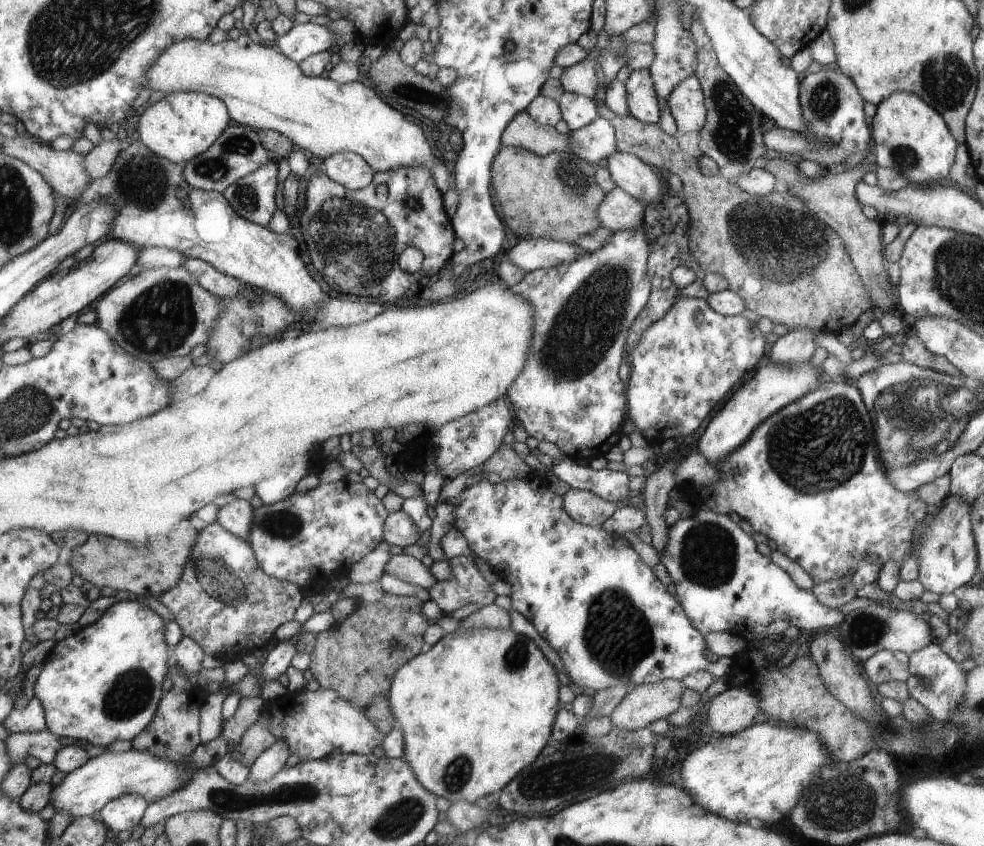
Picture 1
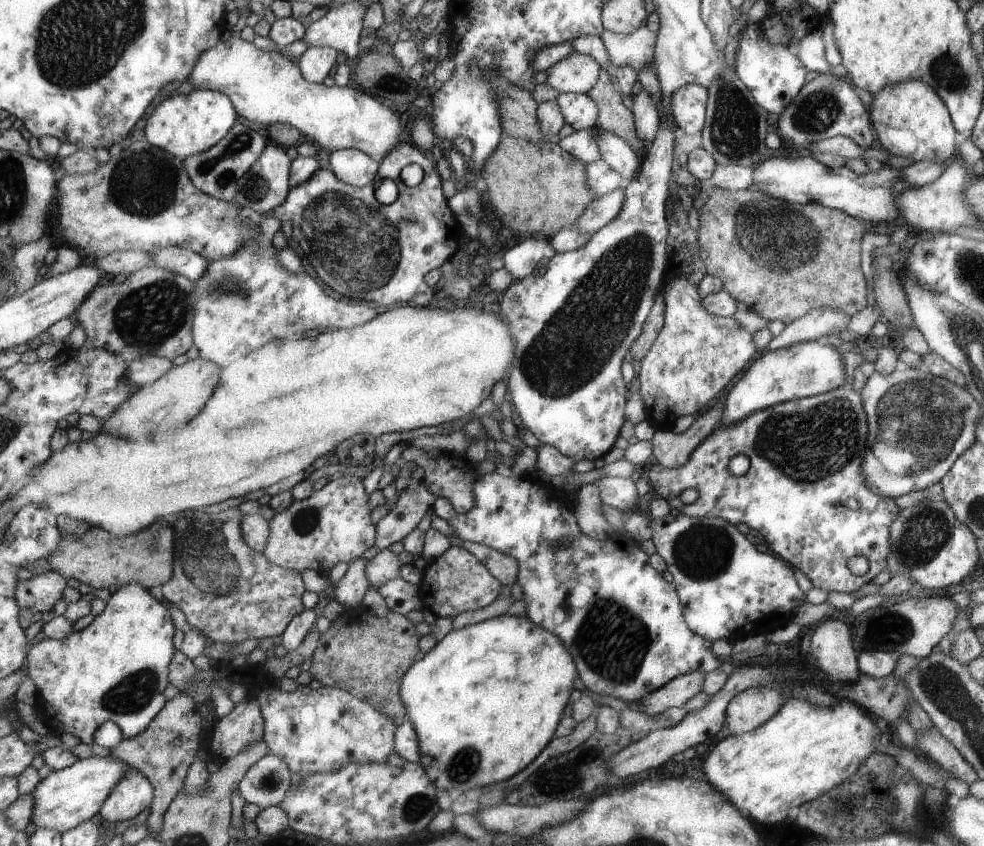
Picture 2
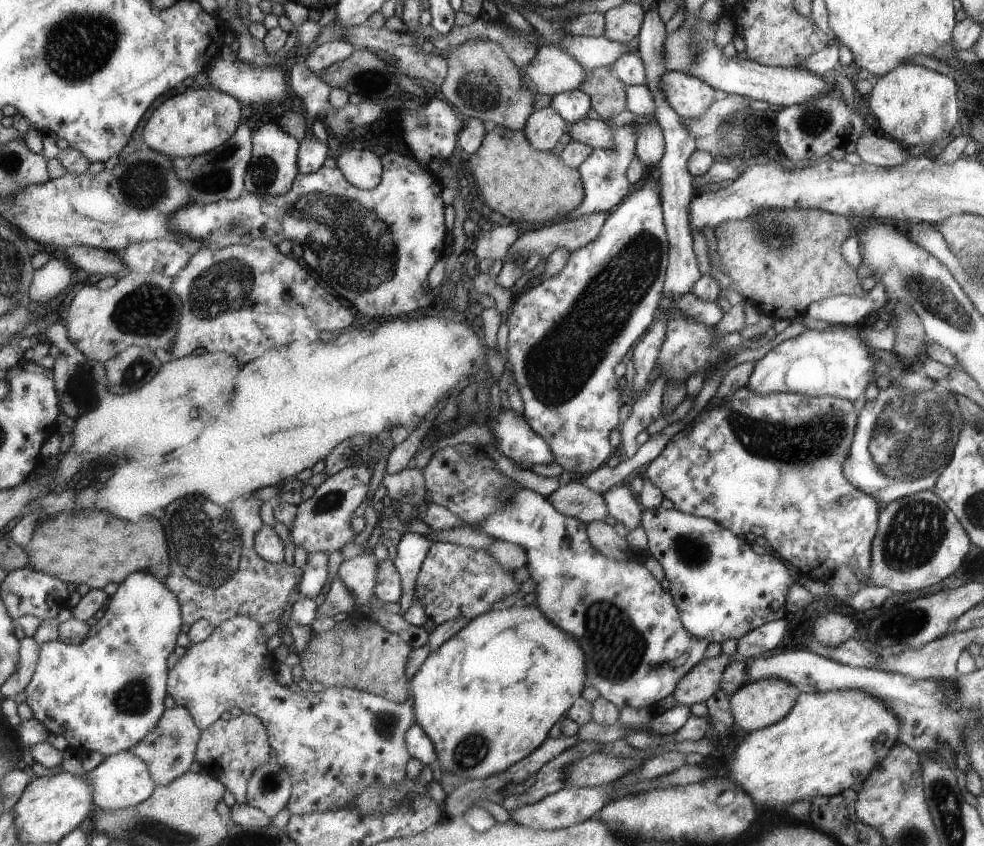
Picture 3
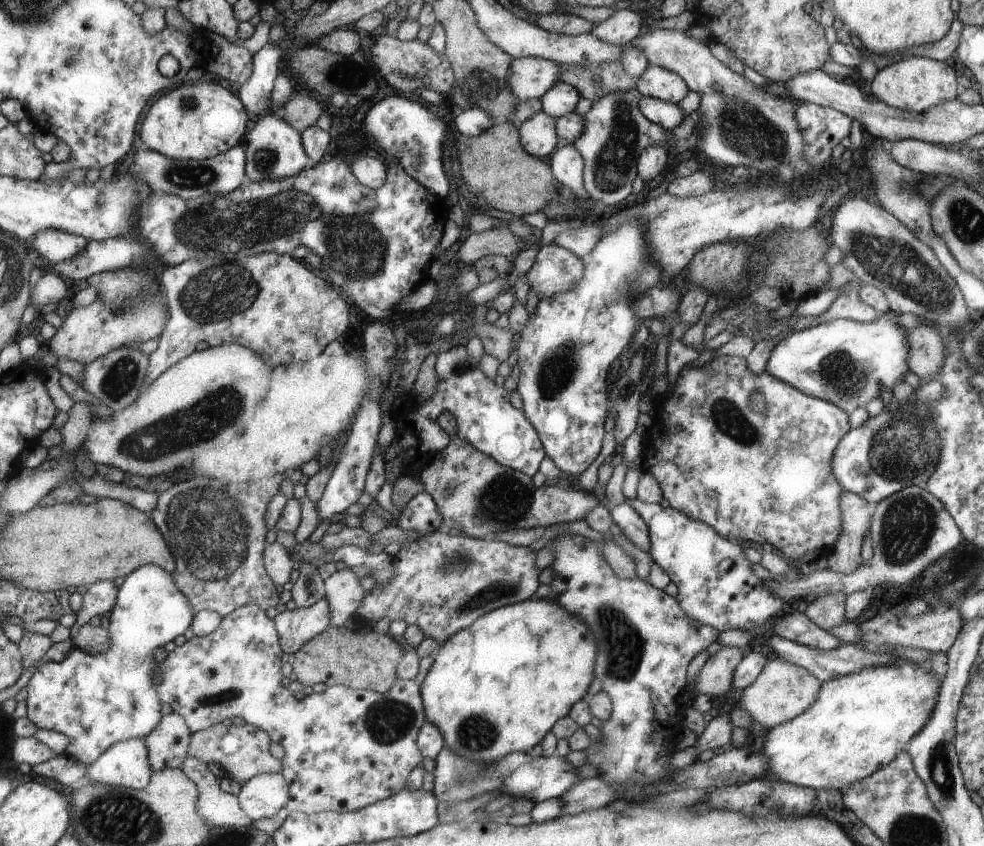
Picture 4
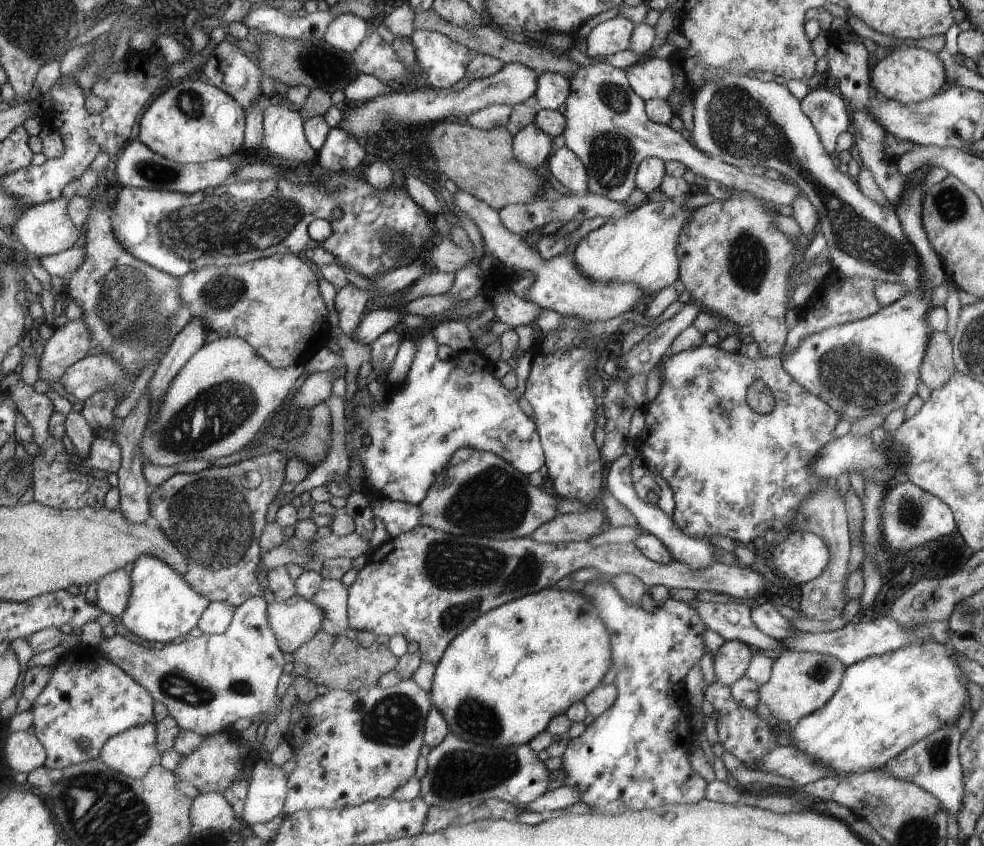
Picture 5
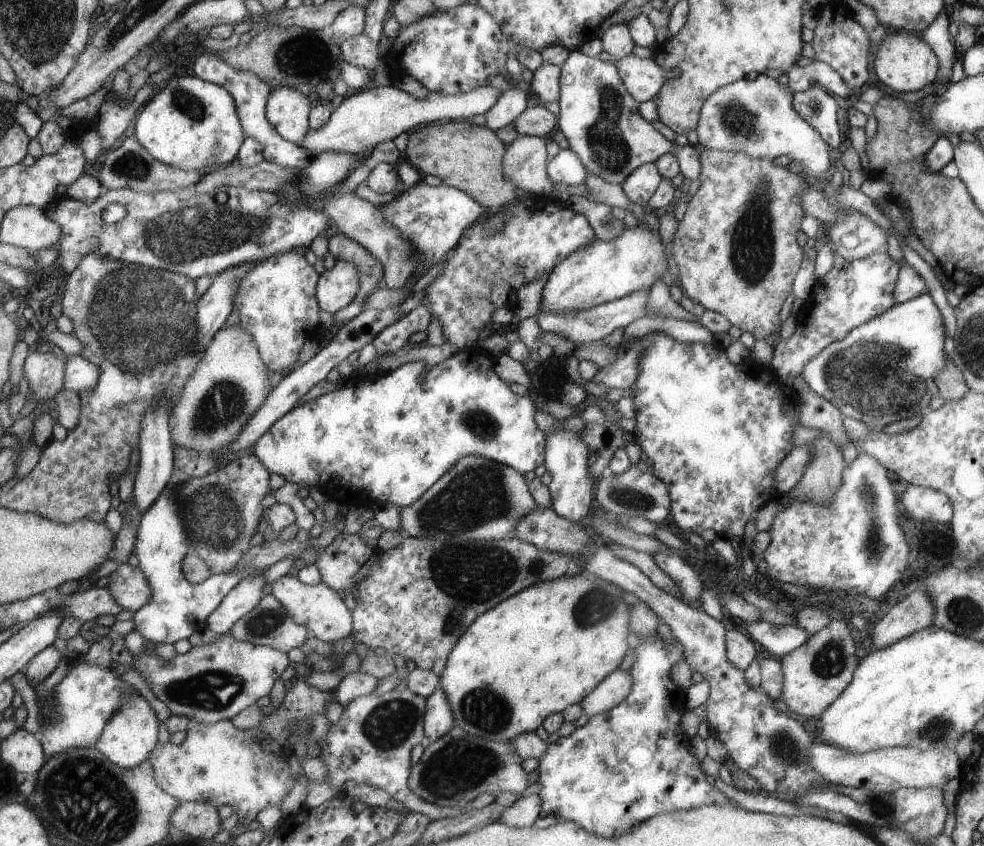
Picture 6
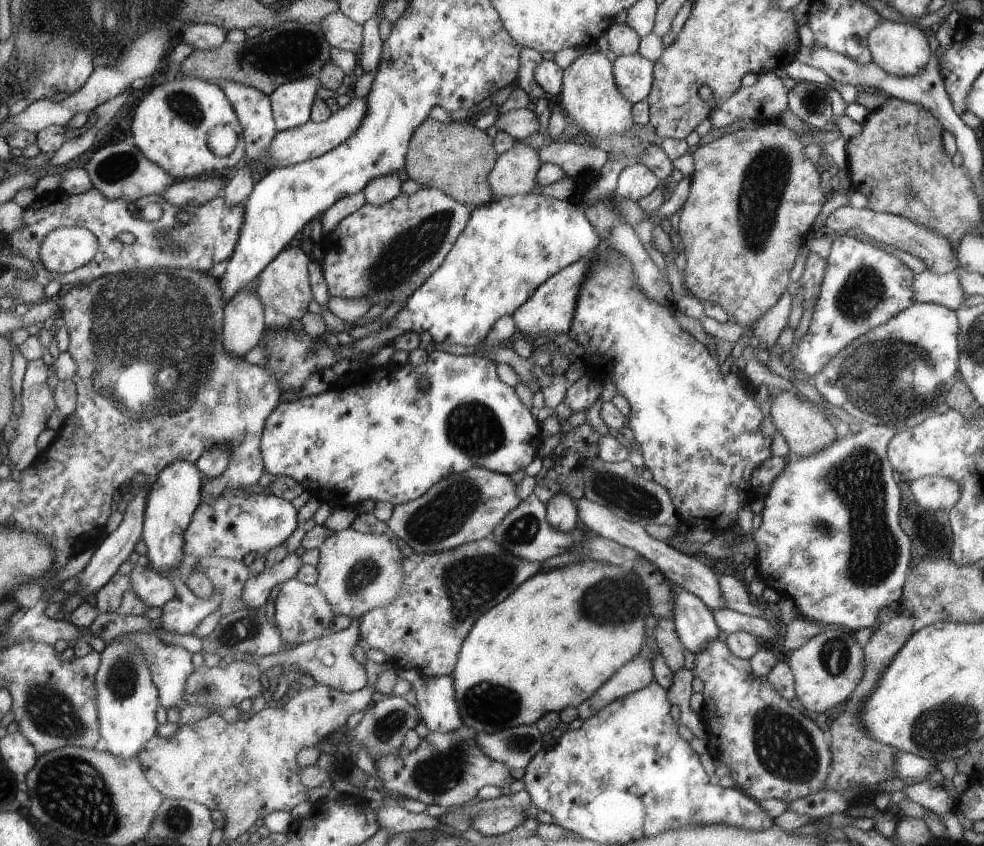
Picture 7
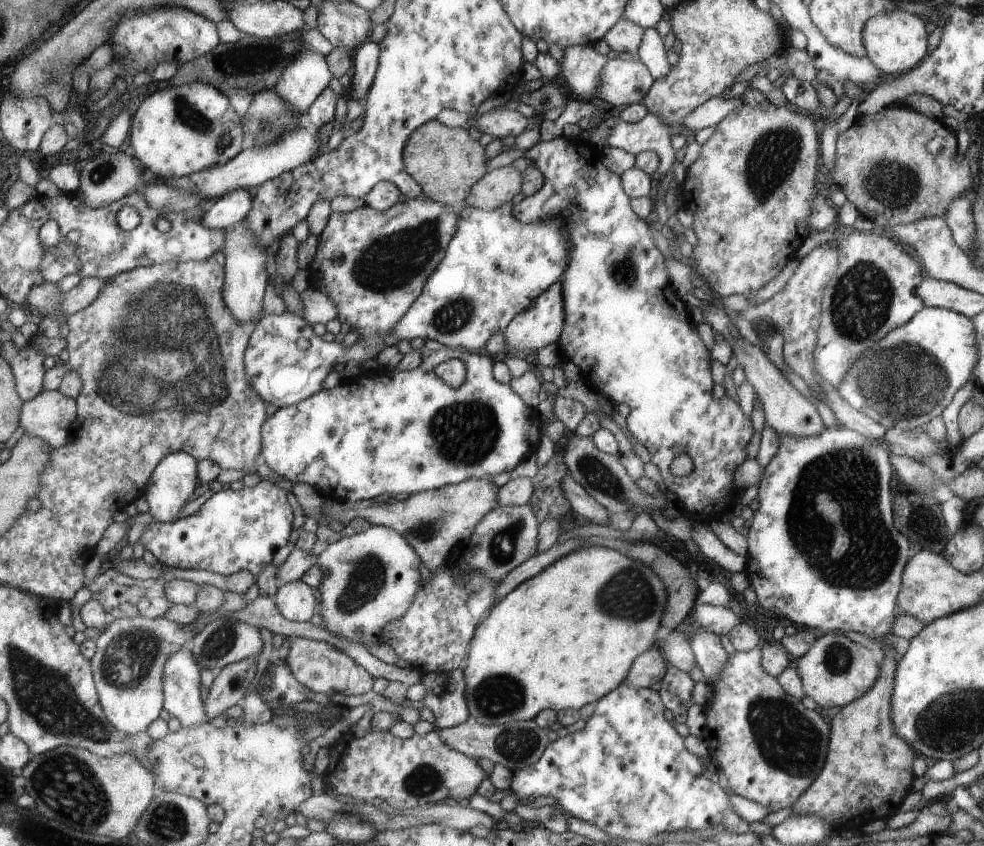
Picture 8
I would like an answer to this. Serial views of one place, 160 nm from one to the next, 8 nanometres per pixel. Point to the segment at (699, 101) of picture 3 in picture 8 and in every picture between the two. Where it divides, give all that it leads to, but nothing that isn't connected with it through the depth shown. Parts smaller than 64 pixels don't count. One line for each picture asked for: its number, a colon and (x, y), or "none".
4: (655, 81)
5: (651, 79)
6: (643, 77)
7: (633, 75)
8: (623, 83)

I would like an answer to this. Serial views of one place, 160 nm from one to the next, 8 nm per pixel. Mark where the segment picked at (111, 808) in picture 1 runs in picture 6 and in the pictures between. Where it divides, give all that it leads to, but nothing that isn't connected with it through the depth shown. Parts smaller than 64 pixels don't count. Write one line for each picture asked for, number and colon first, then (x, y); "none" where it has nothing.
2: (134, 793)
3: (122, 780)
4: (126, 764)
5: (133, 752)
6: (130, 738)

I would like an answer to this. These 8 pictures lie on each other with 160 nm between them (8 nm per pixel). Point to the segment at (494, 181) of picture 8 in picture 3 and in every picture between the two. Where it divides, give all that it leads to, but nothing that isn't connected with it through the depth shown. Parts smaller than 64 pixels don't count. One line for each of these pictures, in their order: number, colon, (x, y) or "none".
3: (543, 127)
4: (538, 136)
5: (531, 146)
6: (524, 161)
7: (514, 172)

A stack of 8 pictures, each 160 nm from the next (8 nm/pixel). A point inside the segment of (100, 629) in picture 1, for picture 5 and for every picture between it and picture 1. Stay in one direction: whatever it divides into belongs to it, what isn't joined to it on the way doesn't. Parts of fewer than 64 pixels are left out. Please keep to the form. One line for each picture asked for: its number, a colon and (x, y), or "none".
2: (117, 668)
3: (105, 695)
4: (96, 699)
5: (89, 699)

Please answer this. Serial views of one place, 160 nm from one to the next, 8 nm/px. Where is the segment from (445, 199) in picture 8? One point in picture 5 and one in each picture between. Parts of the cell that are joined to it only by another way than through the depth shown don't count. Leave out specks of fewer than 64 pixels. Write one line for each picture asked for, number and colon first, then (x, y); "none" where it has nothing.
5: (479, 162)
6: (470, 158)
7: (455, 158)

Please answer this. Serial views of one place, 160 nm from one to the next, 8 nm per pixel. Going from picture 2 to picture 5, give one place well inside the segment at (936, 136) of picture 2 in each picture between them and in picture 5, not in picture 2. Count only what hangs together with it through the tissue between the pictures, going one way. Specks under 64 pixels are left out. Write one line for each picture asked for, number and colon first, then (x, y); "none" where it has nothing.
3: (911, 104)
4: (917, 84)
5: (911, 74)

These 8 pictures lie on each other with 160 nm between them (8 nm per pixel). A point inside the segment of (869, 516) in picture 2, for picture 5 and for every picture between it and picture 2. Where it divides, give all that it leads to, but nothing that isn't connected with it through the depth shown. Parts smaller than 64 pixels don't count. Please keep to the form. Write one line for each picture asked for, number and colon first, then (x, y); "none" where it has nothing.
3: (775, 461)
4: (767, 477)
5: (732, 472)

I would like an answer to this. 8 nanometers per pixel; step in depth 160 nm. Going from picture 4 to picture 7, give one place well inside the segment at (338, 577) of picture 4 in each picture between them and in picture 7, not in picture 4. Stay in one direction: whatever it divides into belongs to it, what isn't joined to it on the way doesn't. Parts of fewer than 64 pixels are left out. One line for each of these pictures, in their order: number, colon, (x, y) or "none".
5: (331, 598)
6: (317, 607)
7: (301, 611)

